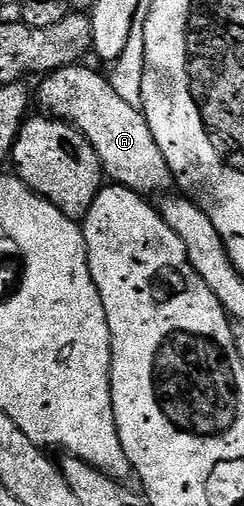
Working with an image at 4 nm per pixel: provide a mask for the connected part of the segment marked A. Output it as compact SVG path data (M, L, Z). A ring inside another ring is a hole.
M83 63L71 64L69 68L47 73L39 81L40 104L44 107L41 109L75 124L76 129L94 146L104 175L111 183L141 194L167 193L174 184L172 171L166 158L162 158L162 150L158 150L158 142L154 142L154 134L143 111L137 105L125 102L114 91L111 79L105 73L103 76L92 68L84 67Z

